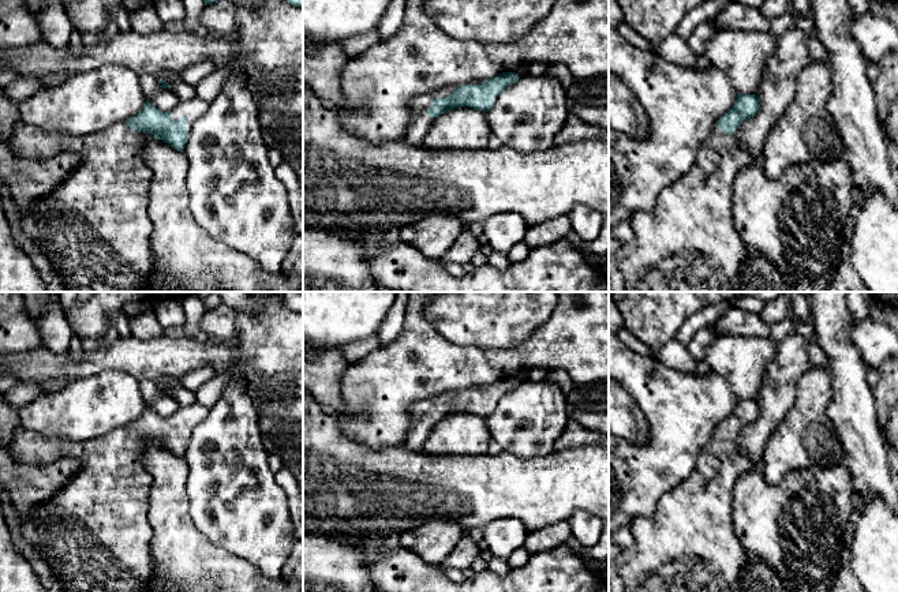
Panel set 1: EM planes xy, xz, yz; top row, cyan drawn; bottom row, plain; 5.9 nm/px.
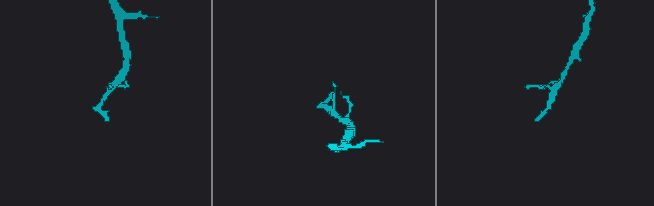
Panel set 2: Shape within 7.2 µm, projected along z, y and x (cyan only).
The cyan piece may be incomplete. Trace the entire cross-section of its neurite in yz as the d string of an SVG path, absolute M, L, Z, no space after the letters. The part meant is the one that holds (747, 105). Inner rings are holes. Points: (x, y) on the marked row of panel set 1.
M740 93L734 106L714 124L692 168L661 192L651 211L636 211L632 216L636 248L618 262L626 292L734 292L749 248L733 222L733 188L740 169L755 161L751 153L741 147L738 128L742 121L753 117L759 108L760 100L756 94Z

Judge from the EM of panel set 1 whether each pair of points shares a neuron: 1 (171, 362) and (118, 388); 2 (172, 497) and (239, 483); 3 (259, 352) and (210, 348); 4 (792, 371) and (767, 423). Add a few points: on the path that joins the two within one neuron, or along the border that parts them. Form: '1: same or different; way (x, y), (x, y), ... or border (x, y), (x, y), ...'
1: different; border (104, 370), (122, 370), (138, 381)
2: different; border (186, 463), (189, 469), (189, 512), (195, 525)
3: different; border (232, 347), (235, 352), (234, 367)
4: same; way (781, 383), (773, 411)

